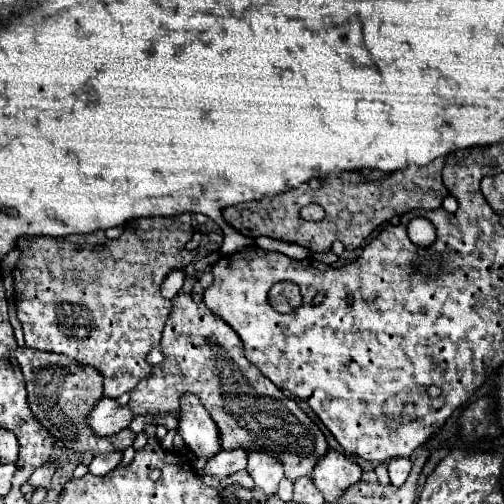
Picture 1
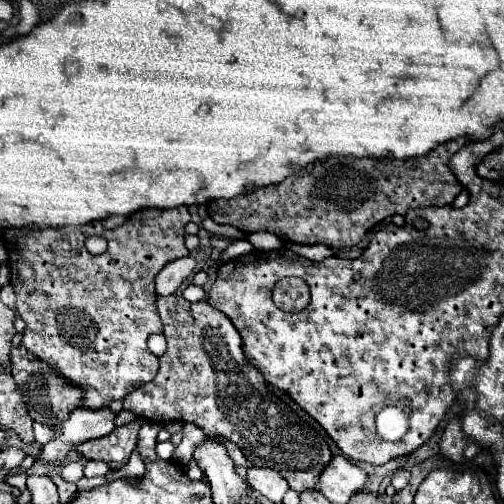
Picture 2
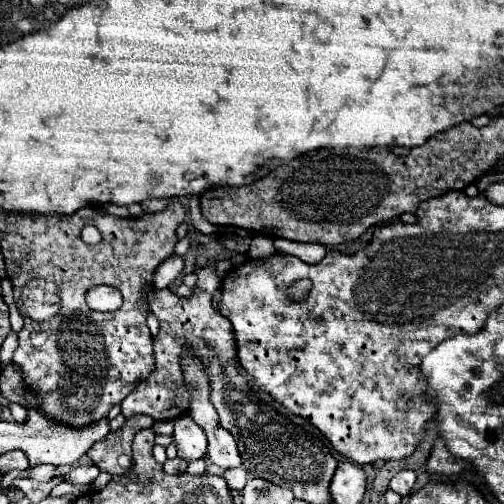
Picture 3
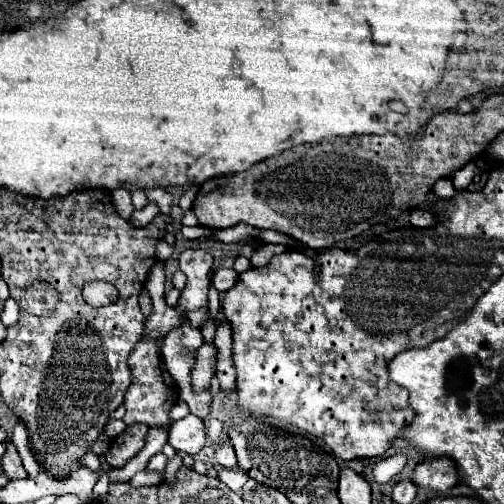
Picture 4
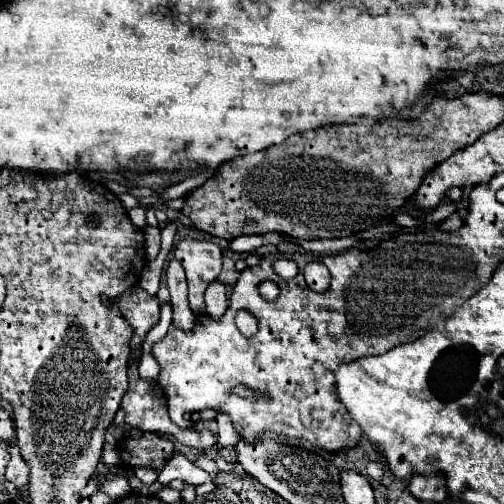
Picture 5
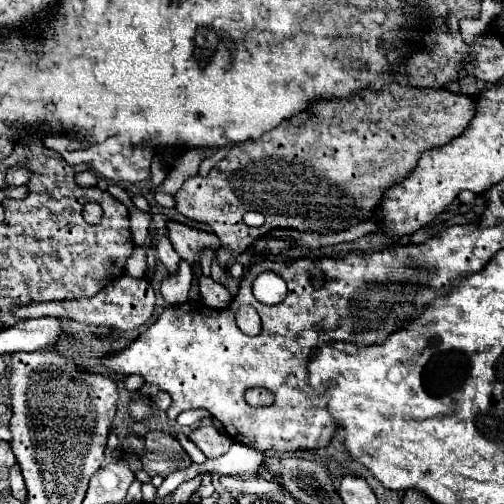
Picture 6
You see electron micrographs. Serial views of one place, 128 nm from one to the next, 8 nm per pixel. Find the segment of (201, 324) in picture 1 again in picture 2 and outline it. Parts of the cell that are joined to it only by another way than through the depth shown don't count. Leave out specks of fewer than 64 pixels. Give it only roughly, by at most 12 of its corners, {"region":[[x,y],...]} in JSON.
{"region":[[158,296],[166,352],[124,400],[192,422],[298,494],[332,460],[226,314]]}

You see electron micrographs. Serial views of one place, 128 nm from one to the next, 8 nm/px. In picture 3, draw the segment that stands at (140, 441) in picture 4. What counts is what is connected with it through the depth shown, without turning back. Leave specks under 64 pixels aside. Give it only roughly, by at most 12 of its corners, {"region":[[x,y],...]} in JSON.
{"region":[[128,418],[88,450],[90,460],[112,476],[128,474],[134,434],[154,420]]}

